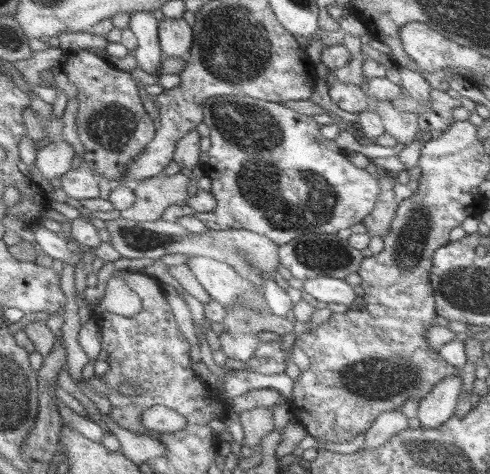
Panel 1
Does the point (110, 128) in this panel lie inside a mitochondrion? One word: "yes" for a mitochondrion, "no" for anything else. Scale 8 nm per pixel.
yes

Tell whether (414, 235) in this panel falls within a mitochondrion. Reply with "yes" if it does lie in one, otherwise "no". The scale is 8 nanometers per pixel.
yes

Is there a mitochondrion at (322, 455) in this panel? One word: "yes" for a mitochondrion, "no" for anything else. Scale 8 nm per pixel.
no

